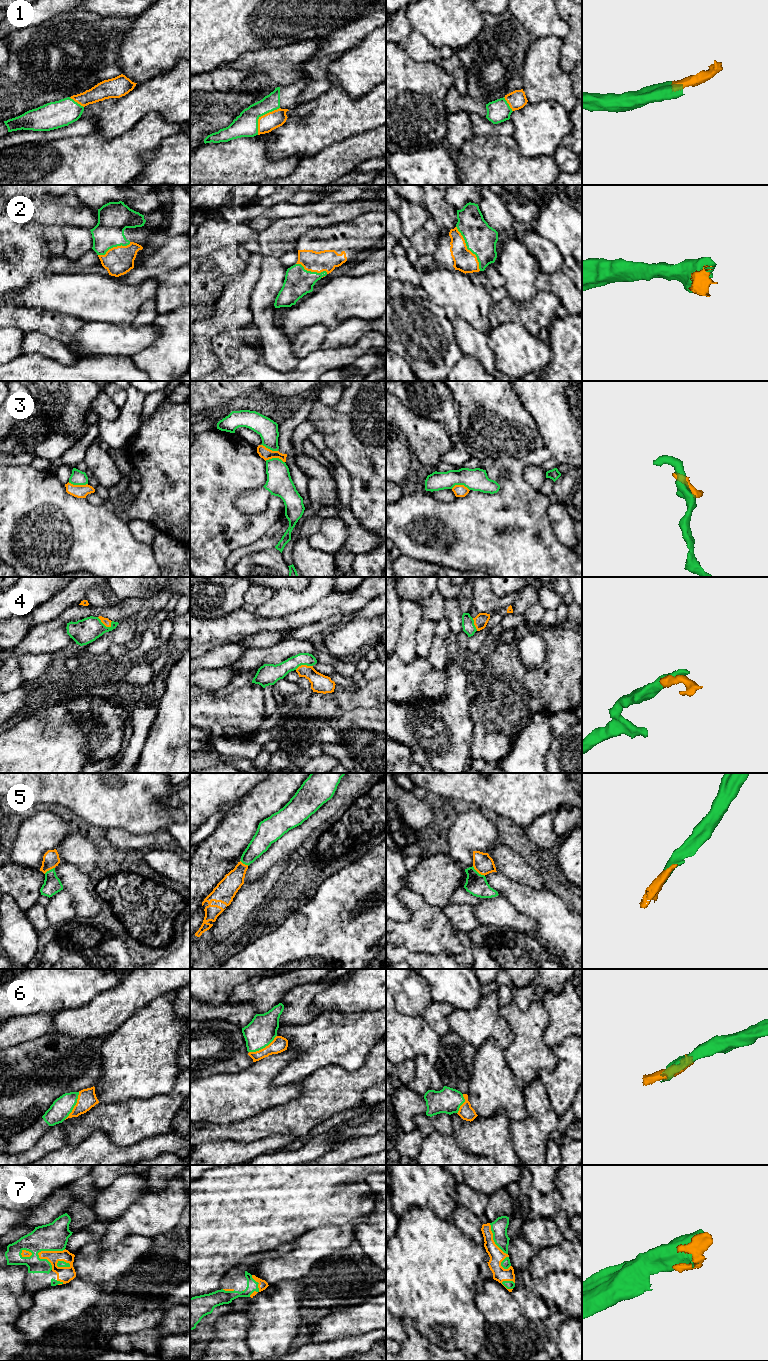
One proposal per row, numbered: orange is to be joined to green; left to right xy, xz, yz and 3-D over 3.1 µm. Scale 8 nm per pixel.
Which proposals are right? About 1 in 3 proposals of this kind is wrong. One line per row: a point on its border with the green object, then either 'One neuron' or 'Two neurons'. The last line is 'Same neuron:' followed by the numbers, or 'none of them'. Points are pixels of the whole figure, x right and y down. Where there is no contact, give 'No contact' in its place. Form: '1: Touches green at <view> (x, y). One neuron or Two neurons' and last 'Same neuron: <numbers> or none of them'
1: Touches green at xz (261, 115). One neuron
2: Touches green at yz (468, 249). One neuron
3: Touches green at xy (78, 484). Two neurons
4: Touches green at xy (103, 624). Two neurons
5: Touches green at yz (477, 872). One neuron
6: Touches green at xz (263, 1047). One neuron
7: Touches green at xy (51, 1250). One neuron
Same neuron: 1, 2, 5, 6, 7

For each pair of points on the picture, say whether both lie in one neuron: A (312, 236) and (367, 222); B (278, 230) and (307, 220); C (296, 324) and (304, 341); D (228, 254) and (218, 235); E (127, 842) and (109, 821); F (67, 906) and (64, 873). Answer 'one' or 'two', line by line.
A: one
B: one
C: two
D: two
E: two
F: two

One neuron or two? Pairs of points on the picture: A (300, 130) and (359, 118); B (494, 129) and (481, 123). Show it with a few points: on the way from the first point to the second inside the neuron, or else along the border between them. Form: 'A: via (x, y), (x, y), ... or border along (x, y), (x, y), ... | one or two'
A: via (315, 125), (330, 118), (344, 118) | one
B: via (491, 129), (484, 126) | one

